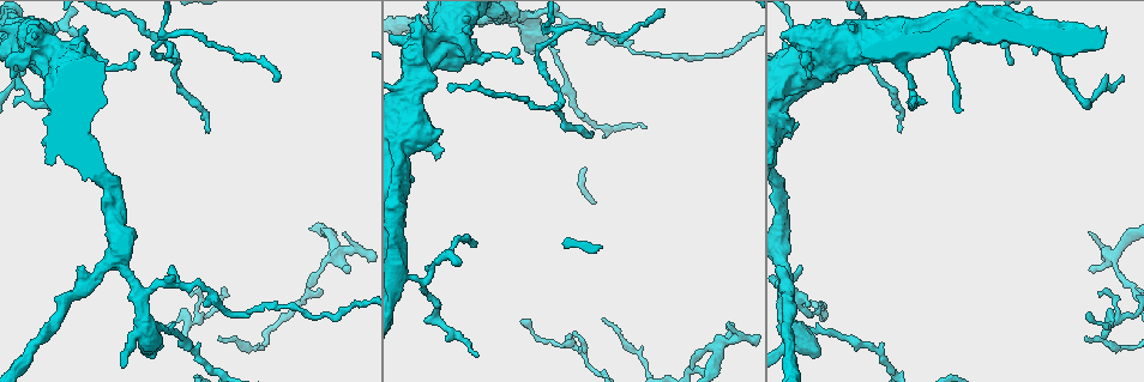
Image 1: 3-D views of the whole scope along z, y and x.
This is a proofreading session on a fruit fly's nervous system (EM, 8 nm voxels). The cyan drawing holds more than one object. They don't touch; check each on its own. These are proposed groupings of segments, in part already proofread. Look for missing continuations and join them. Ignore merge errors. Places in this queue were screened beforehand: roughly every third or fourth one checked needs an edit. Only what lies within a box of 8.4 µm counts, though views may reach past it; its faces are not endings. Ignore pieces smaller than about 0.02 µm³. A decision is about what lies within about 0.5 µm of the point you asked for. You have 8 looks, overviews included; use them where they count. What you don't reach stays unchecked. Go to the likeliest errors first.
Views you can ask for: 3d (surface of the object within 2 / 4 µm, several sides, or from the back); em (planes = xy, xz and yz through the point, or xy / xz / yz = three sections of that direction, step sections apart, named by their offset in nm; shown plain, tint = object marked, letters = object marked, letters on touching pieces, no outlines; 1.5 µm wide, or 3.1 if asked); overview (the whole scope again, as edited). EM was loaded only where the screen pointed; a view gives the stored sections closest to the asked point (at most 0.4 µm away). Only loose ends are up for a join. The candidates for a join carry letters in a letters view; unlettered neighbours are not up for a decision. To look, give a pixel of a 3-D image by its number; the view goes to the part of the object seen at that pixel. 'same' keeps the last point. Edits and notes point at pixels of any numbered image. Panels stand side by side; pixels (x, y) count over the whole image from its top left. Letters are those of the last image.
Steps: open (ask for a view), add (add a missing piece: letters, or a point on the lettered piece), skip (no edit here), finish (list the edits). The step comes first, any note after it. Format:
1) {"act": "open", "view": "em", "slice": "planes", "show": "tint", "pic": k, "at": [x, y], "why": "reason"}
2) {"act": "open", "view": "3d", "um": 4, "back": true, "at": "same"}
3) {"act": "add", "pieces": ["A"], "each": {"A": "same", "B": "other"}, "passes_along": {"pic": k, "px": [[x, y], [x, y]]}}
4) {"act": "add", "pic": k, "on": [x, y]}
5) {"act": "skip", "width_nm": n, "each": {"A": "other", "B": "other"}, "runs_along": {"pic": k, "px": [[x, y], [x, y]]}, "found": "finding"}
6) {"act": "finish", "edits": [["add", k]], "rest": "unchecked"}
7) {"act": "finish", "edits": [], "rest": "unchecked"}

{"act": "open", "view": "em", "slice": "yz", "step": 4, "show": "letters", "pic": 1, "at": [345, 271], "why": "an open end"}

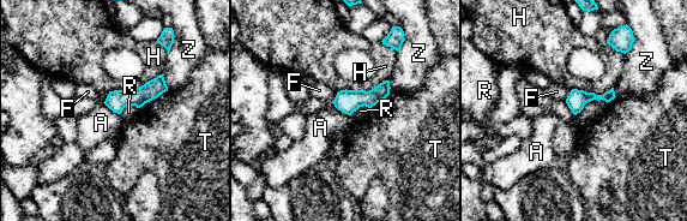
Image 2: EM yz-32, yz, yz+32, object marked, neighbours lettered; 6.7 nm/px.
{"act": "skip", "longest_contact_nm": ["T", 240], "each": {"A": "other", "F": "other", "H": "other", "R": "other", "T": "other", "Z": "other"}, "border": {"pic": 2, "px": [[103, 102], [119, 114]]}, "found": "no lettered piece goes on from it"}

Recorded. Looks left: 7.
{"act": "open", "view": "em", "slice": "planes", "show": "letters", "pic": 1, "at": [593, 132], "why": "free end"}

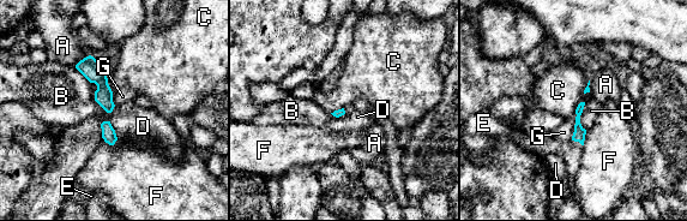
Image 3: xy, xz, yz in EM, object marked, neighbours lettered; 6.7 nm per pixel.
{"act": "add", "pieces": ["E"], "longest_contact_nm": ["B", 190], "each": {"A": "other", "B": "other", "C": "other", "D": "other", "E": "same", "F": "other", "G": "other"}, "found": "the neuron continues"}

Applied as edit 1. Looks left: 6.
{"act": "open", "view": "overview"}

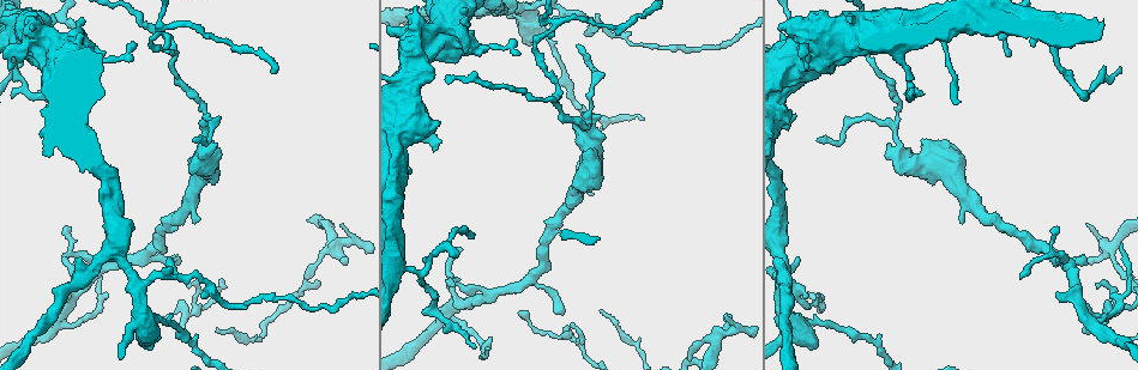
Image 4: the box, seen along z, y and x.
{"act": "open", "view": "3d", "um": 4, "back": true, "pic": 4, "at": [470, 232]}

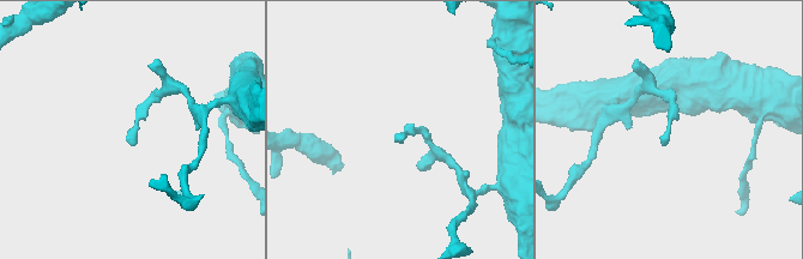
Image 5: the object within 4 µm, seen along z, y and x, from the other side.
{"act": "open", "view": "em", "slice": "planes", "show": "plain", "pic": 5, "at": [131, 142]}

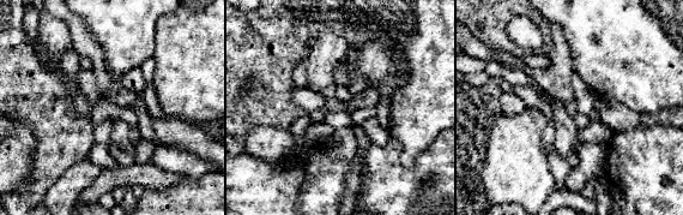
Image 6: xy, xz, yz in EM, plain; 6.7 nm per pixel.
{"act": "open", "view": "em", "slice": "planes", "show": "letters", "at": "same"}

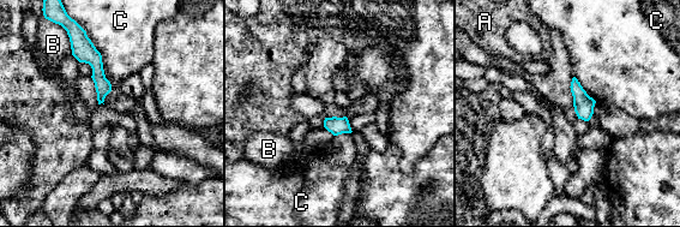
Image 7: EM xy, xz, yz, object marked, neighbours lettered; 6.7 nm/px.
{"act": "skip", "width_nm": 70, "each": {"A": "other", "B": "other", "C": "other"}, "runs_along": {"pic": 7, "px": [[86, 45], [97, 66], [101, 99]]}, "found": "no lettered piece goes on from it"}

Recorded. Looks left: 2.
{"act": "finish", "edits": [["add", 3]], "rest": "unchecked"}

